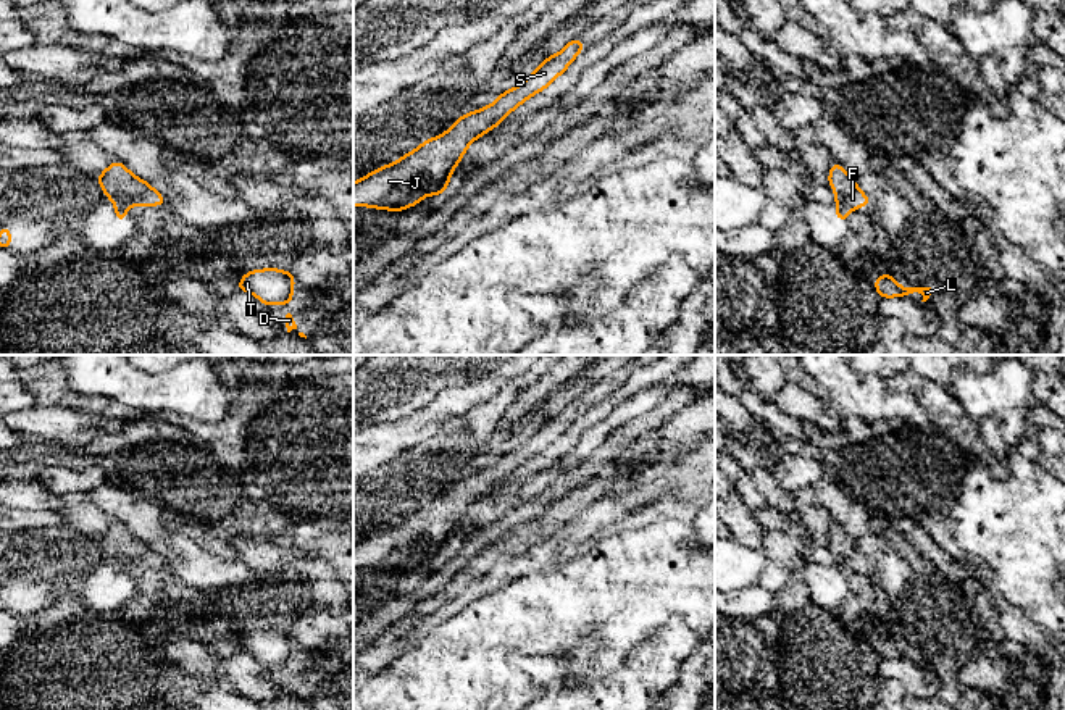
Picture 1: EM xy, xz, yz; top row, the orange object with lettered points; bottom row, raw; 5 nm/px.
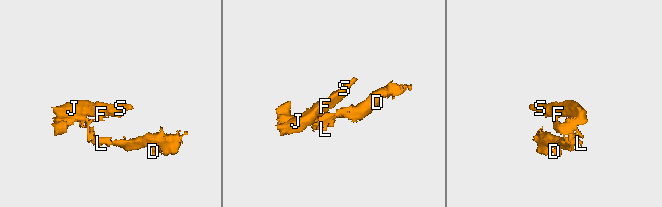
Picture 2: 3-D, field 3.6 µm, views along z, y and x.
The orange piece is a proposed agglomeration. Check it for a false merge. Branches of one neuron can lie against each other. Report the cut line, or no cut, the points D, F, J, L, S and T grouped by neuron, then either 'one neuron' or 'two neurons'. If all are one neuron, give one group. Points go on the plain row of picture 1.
no cut | D F J L S T | one neuron

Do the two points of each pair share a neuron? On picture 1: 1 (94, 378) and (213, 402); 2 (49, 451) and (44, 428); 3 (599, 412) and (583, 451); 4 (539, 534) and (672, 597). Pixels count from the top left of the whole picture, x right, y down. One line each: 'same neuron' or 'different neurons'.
1: same neuron
2: different neurons
3: different neurons
4: different neurons

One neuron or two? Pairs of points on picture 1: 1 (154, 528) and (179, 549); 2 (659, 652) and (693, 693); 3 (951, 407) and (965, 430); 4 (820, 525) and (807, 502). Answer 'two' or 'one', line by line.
1: two
2: two
3: one
4: one

